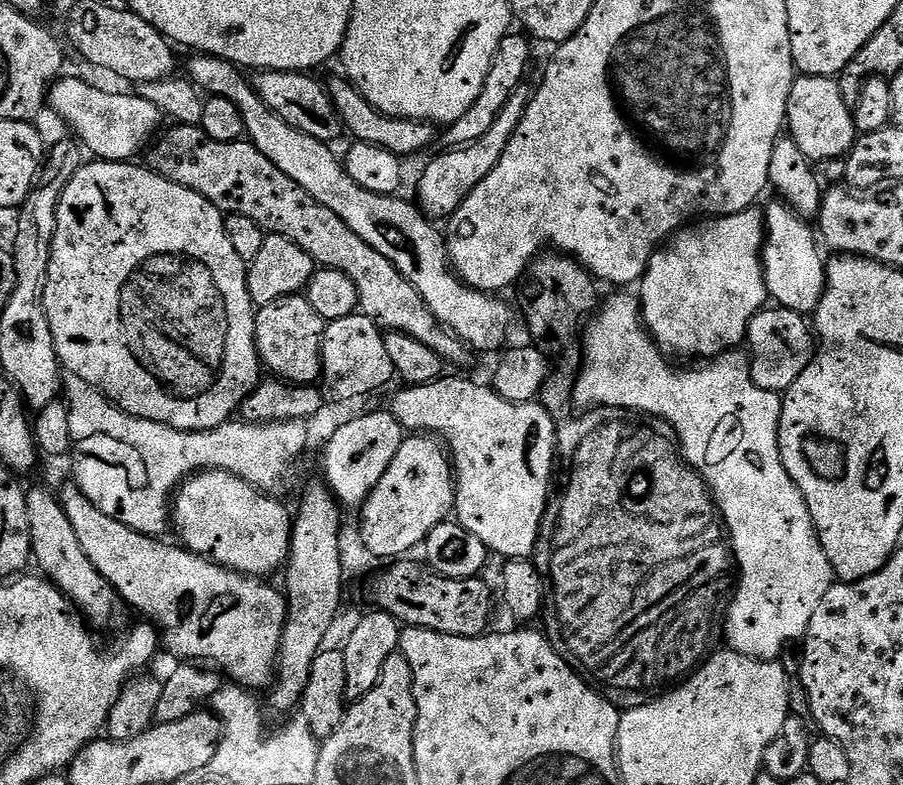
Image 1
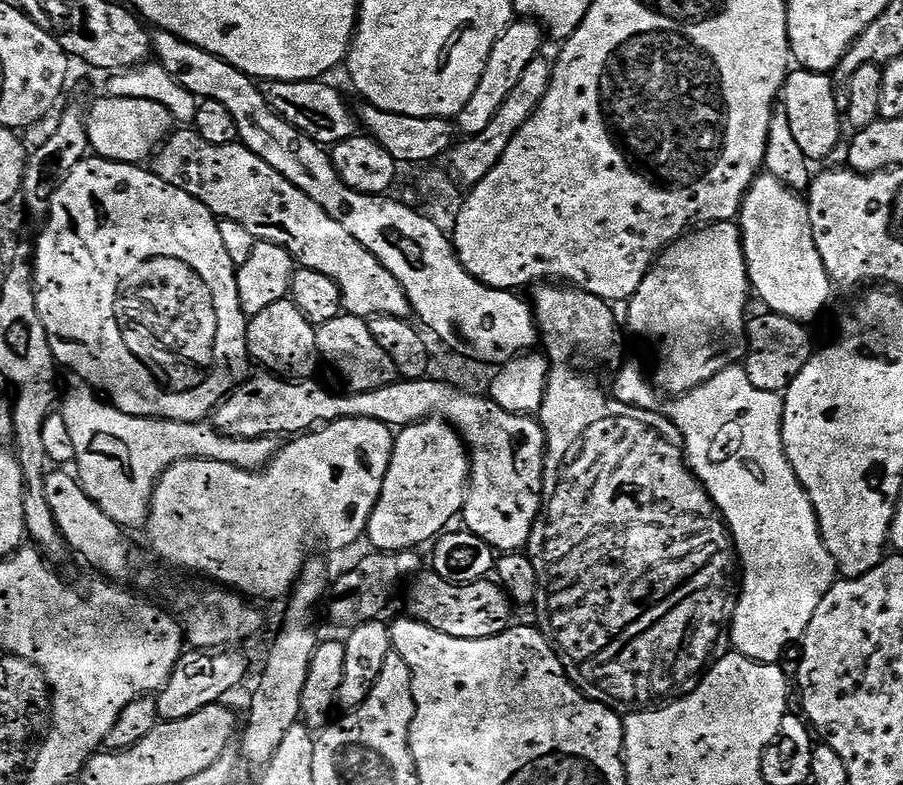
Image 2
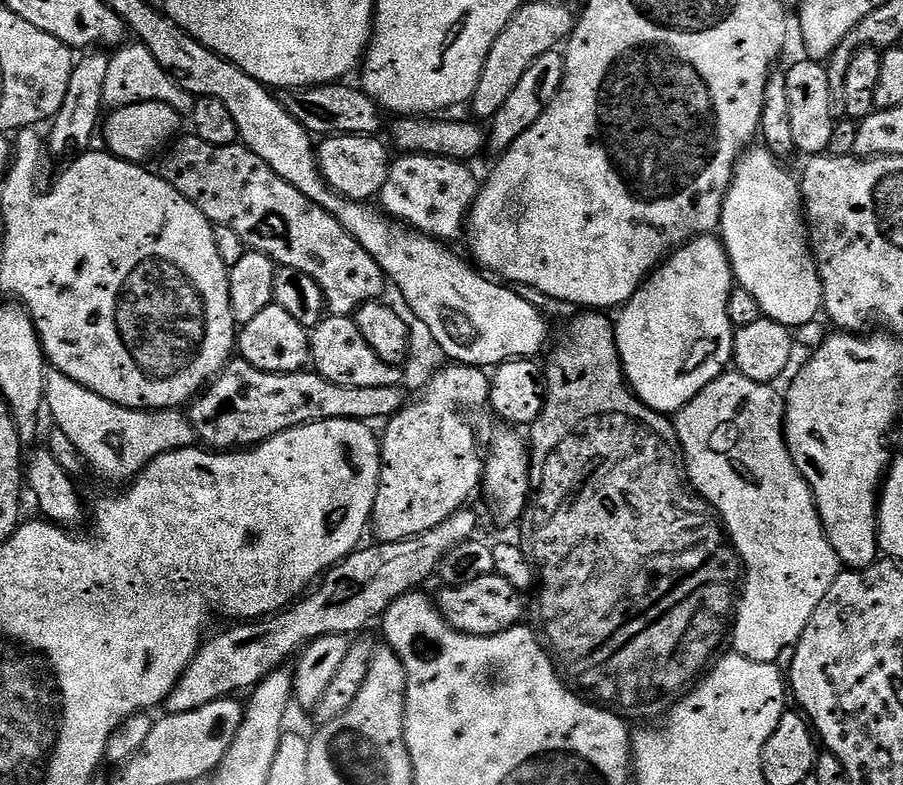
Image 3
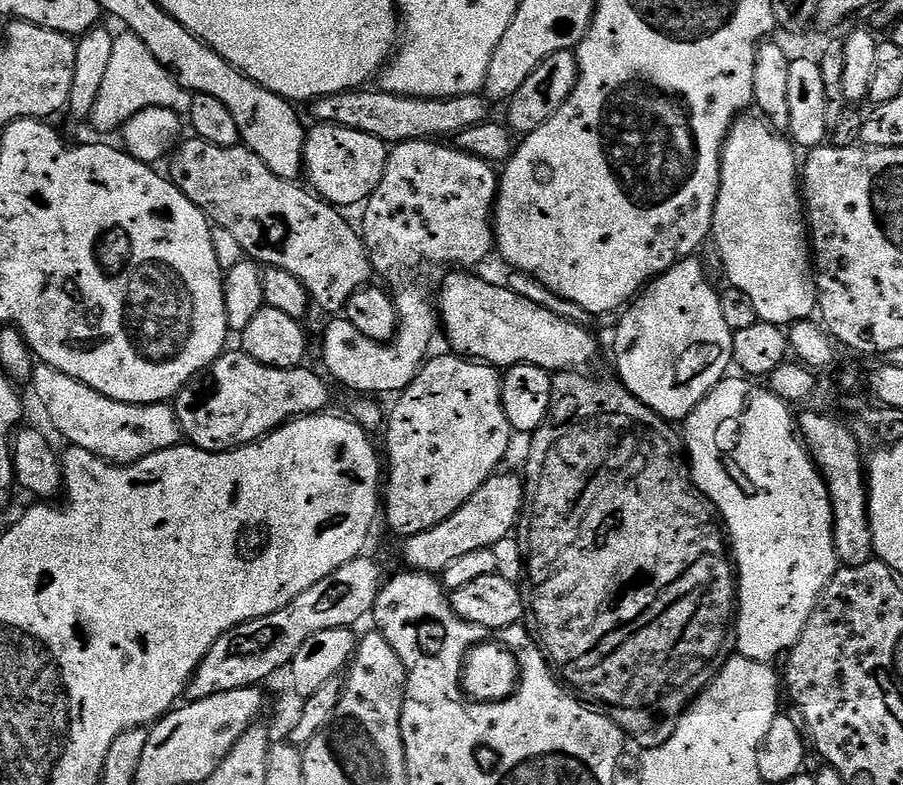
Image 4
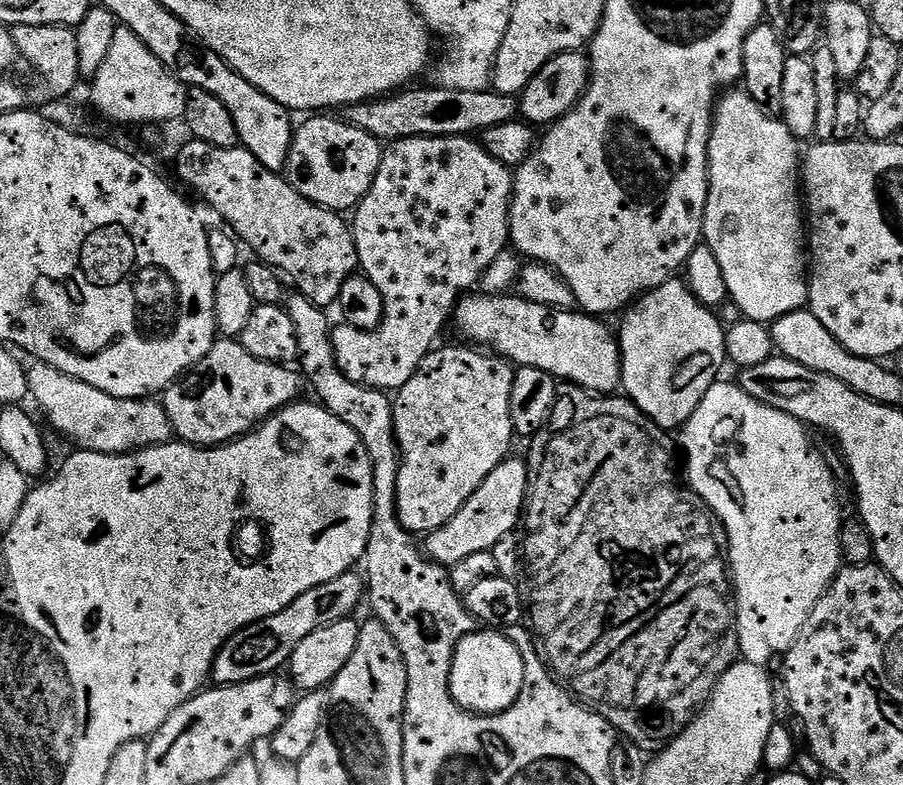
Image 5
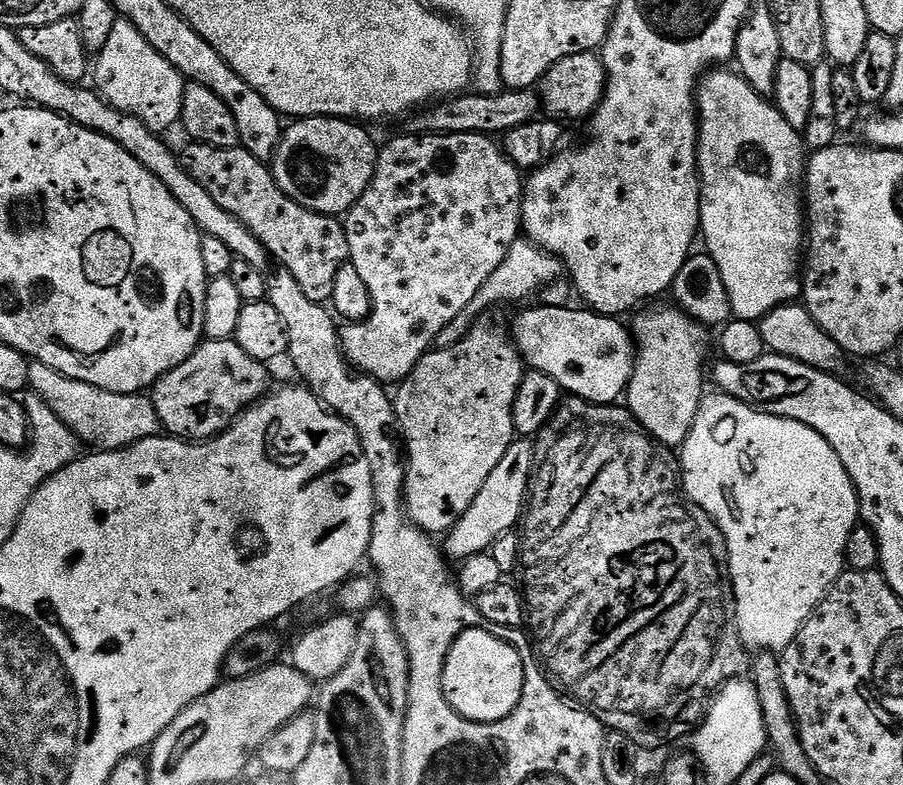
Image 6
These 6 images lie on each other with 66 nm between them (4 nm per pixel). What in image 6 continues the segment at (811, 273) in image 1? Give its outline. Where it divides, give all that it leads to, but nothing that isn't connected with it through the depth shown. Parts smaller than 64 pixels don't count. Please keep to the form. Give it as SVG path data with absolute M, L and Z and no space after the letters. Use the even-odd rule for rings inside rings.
M709 70L700 77L696 90L696 111L698 113L698 127L700 138L696 142L696 163L700 177L700 226L702 244L706 247L707 255L718 266L718 274L722 274L722 282L726 286L726 294L732 303L732 316L738 320L758 322L770 310L779 304L793 303L802 292L802 245L806 240L806 208L802 203L802 185L806 180L806 145L801 133L777 110L771 99L759 96L746 82L739 71Z

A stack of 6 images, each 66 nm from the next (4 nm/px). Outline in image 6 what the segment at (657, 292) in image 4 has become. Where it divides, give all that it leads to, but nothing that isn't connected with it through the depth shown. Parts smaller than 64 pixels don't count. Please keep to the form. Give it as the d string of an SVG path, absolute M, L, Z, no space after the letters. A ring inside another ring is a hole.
M671 307L641 311L636 320L638 363L632 370L630 411L659 444L680 446L690 434L696 409L706 395L706 372L703 372L706 328L696 323L683 308Z

